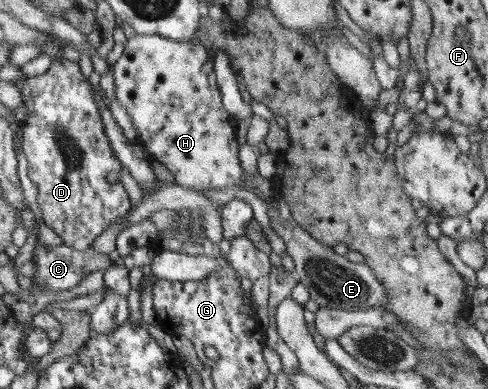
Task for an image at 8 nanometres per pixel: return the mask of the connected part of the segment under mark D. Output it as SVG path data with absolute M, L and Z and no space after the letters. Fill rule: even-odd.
M69 59L58 60L52 62L50 68L42 75L27 76L22 80L19 91L22 94L22 102L28 109L28 118L20 124L20 129L23 131L23 152L26 155L28 161L27 169L28 176L32 180L32 183L36 185L38 189L37 201L38 207L40 207L40 213L42 213L42 221L46 221L44 225L50 227L64 246L70 247L72 250L84 250L91 248L92 243L95 241L95 237L98 237L106 228L110 227L112 223L119 221L132 206L130 203L130 196L126 191L122 181L120 181L120 172L123 170L123 163L119 160L118 155L115 153L112 146L111 139L107 135L107 127L104 127L102 123L102 117L99 113L99 107L96 106L95 98L93 97L94 87L90 87L90 81L80 73L78 69L78 63Z

